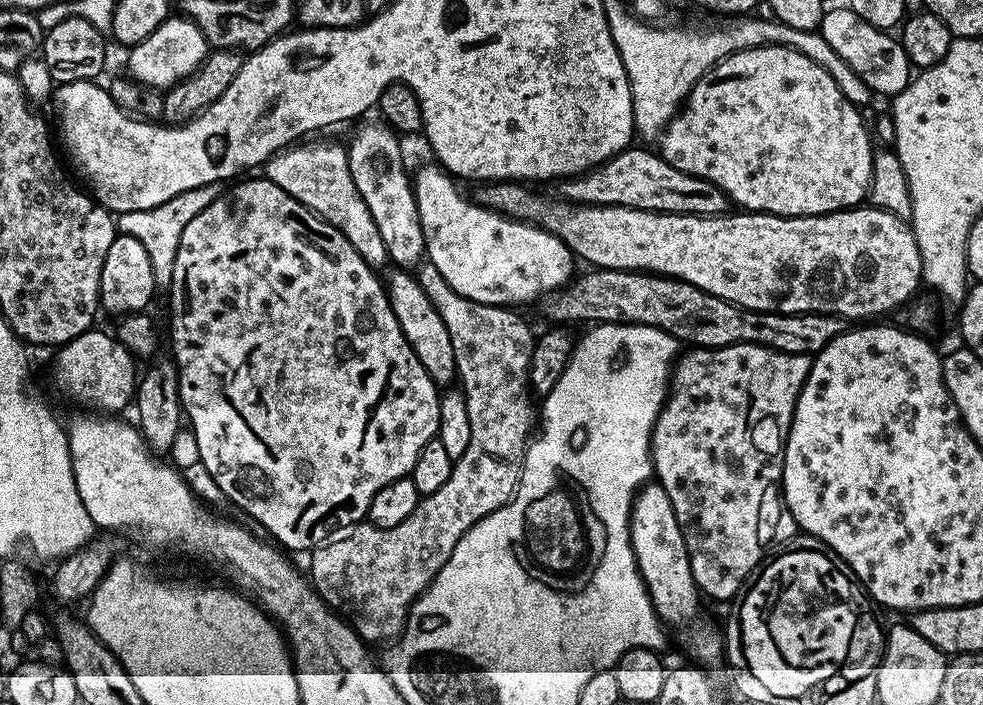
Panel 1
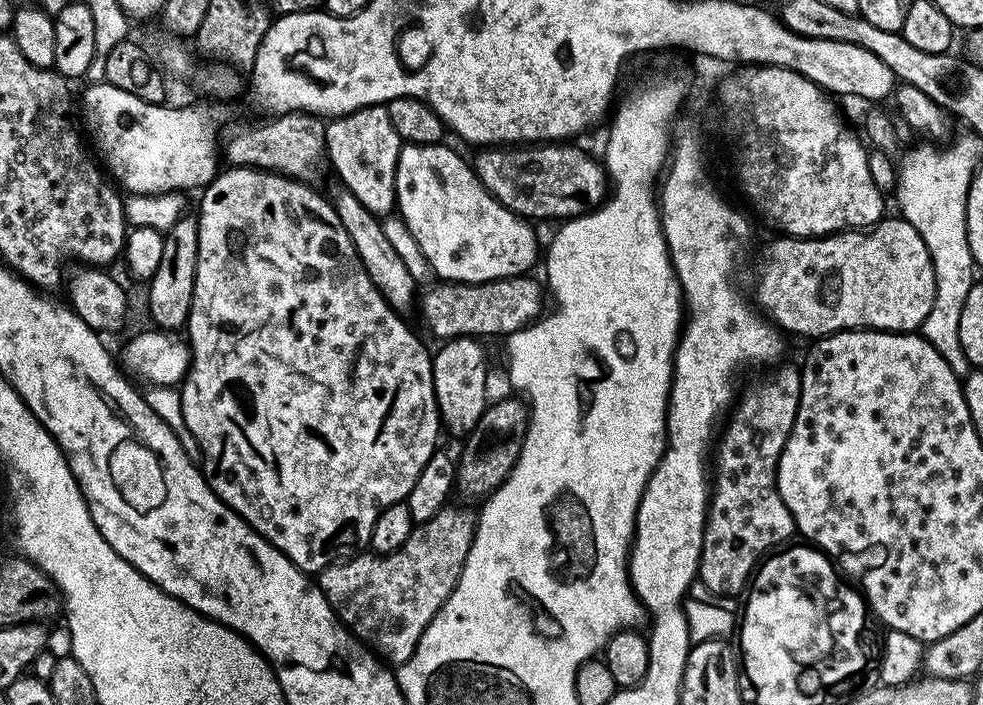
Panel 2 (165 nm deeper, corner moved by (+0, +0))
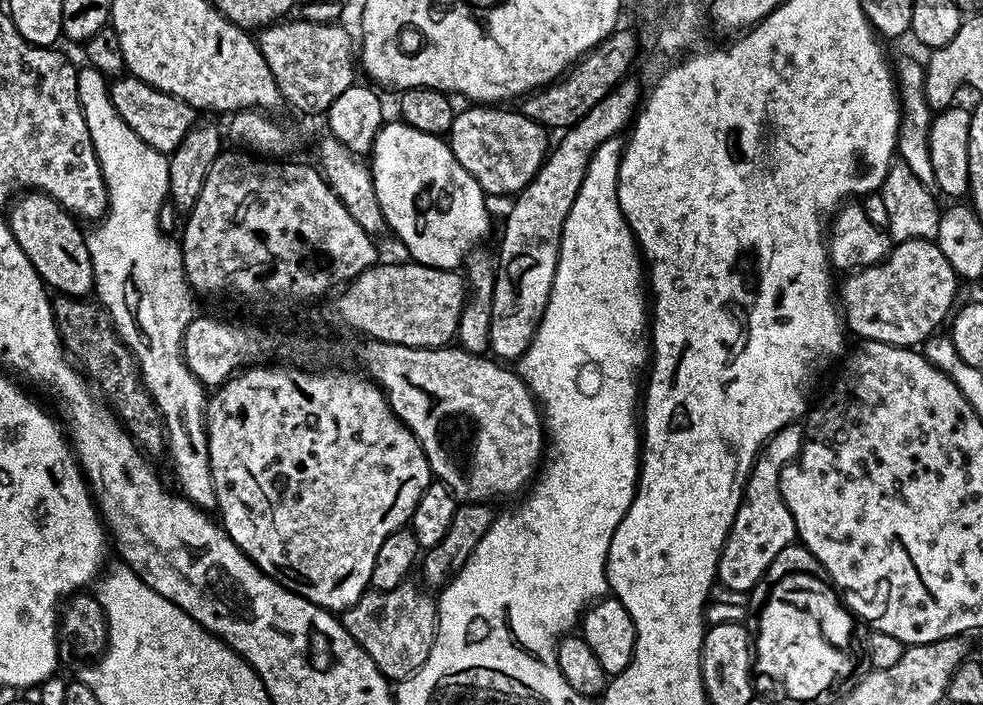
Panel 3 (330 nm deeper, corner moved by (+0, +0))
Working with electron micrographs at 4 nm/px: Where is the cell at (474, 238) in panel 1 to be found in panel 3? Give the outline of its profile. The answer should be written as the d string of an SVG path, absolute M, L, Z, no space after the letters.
M395 123L381 127L370 149L370 171L385 225L396 231L415 263L459 269L488 232L486 193L454 158L447 139Z

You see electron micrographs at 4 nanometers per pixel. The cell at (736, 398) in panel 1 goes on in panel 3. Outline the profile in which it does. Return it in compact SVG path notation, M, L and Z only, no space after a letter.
M799 423L782 426L768 437L752 463L752 473L744 483L738 514L734 514L730 534L726 538L716 567L717 581L721 585L724 583L732 592L750 593L780 551L797 539L796 523L782 498L780 475L782 470L800 455L803 441L804 430Z

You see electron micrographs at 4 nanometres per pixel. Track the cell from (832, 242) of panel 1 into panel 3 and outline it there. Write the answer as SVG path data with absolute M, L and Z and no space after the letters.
M931 240L897 243L887 260L845 276L844 285L838 288L838 300L846 313L846 328L864 342L877 340L896 348L923 345L939 329L936 327L949 319L957 303L958 275Z

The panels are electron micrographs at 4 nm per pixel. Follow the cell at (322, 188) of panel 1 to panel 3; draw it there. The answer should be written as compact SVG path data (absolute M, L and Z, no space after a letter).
M131 74L121 75L116 82L117 84L110 89L116 113L132 127L138 138L142 138L142 142L146 142L154 150L165 154L175 152L194 123L193 109L177 96L158 90L154 85Z

